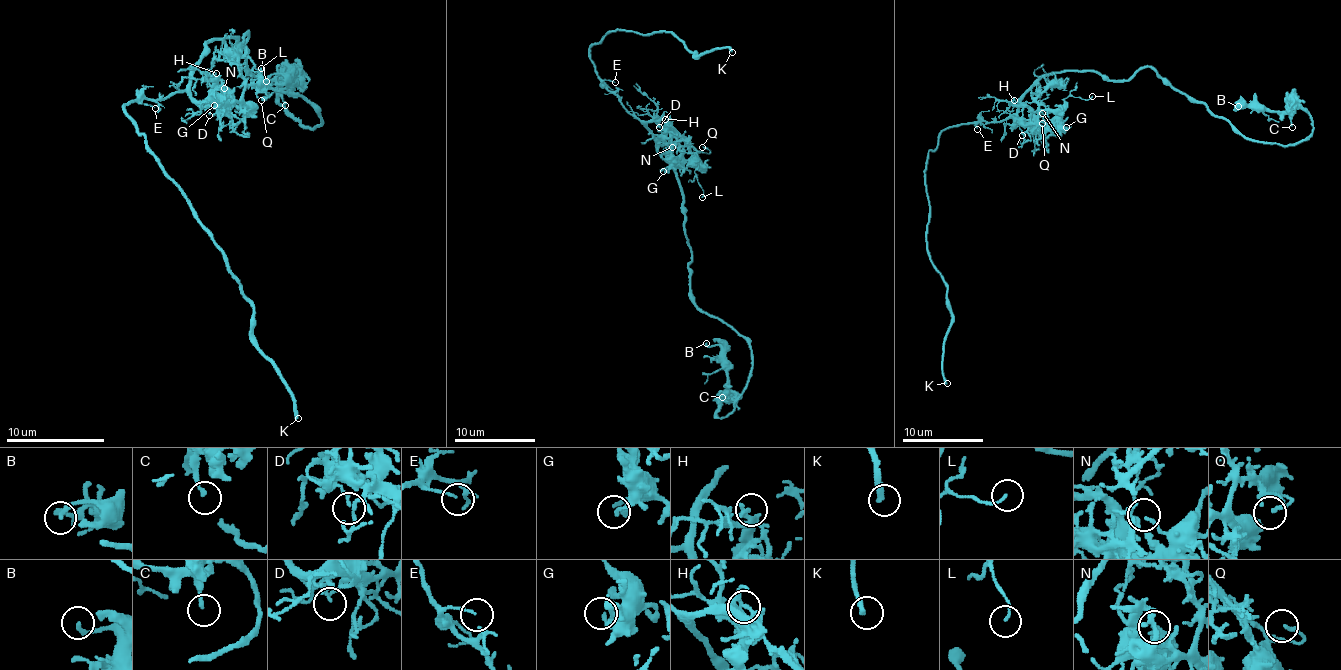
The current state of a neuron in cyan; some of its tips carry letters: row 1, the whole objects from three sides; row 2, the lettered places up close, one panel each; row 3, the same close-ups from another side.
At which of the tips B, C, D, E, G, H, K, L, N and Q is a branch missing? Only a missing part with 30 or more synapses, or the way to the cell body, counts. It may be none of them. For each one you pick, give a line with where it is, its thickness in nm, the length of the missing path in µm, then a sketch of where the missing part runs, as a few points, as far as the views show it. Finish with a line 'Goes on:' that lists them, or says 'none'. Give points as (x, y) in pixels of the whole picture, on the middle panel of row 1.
K: (732, 52) | 240 nm | 30 µm | (732, 52), (748, 66), (778, 46), (803, 38), (823, 16)
Goes on: K

